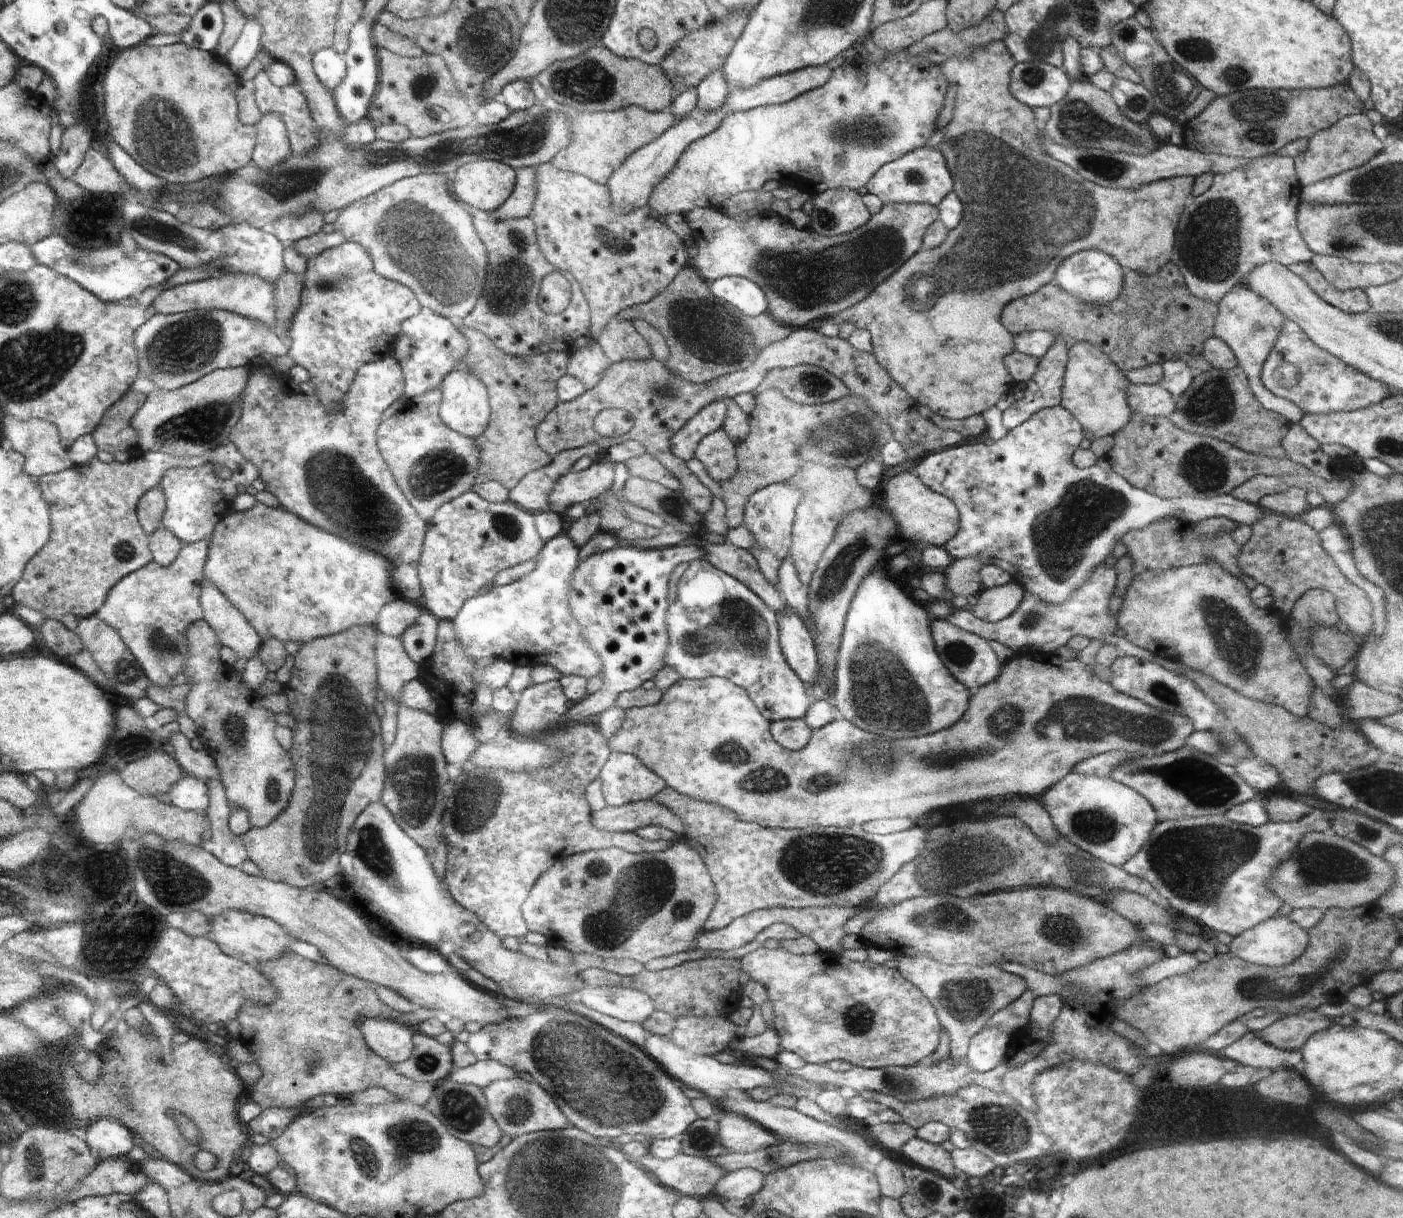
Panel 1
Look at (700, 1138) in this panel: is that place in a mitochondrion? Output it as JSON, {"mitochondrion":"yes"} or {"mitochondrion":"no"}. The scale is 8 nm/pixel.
{"mitochondrion":"yes"}

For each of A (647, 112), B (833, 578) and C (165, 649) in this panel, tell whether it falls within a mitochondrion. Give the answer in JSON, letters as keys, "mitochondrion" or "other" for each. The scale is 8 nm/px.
{"A":"other","B":"mitochondrion","C":"mitochondrion"}

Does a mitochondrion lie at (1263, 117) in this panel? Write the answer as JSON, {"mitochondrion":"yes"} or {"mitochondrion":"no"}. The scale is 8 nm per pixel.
{"mitochondrion":"yes"}

